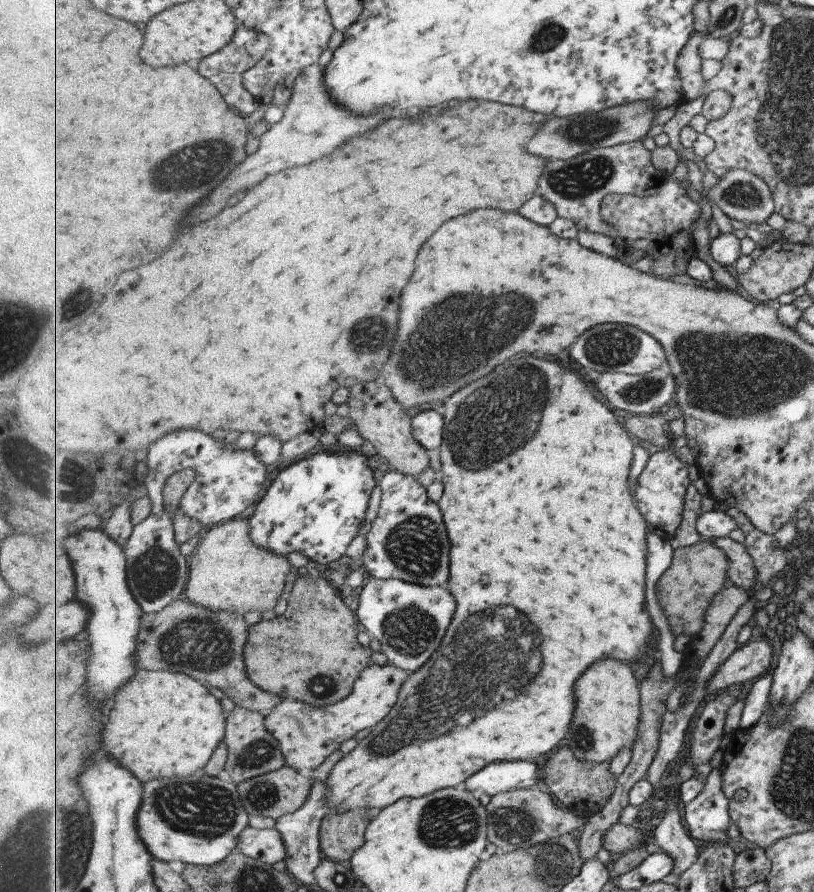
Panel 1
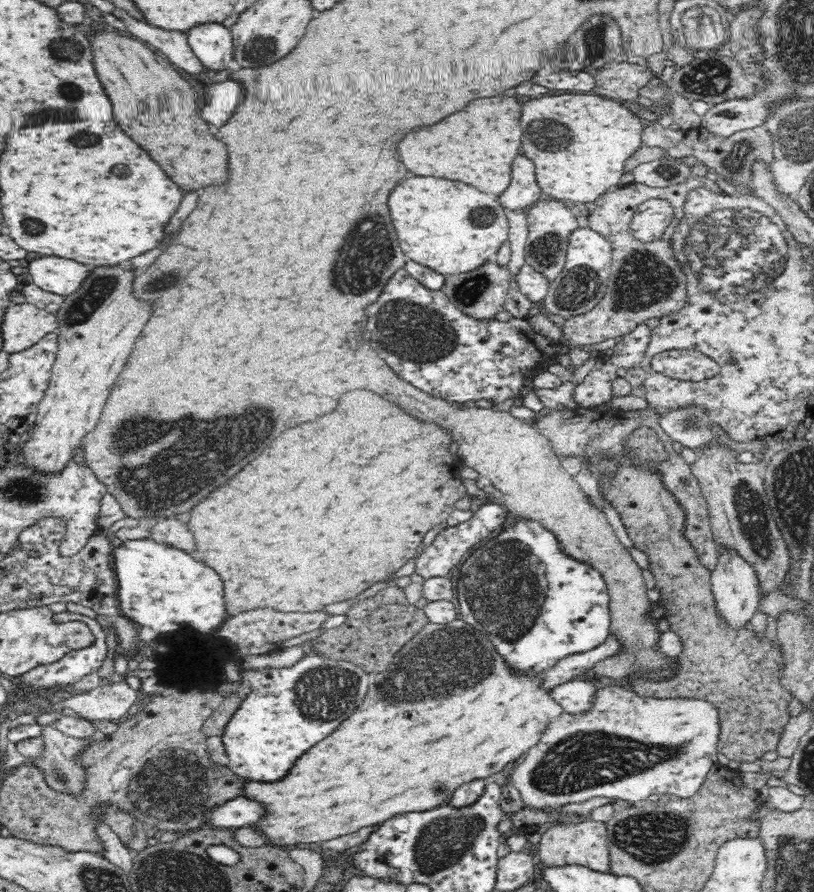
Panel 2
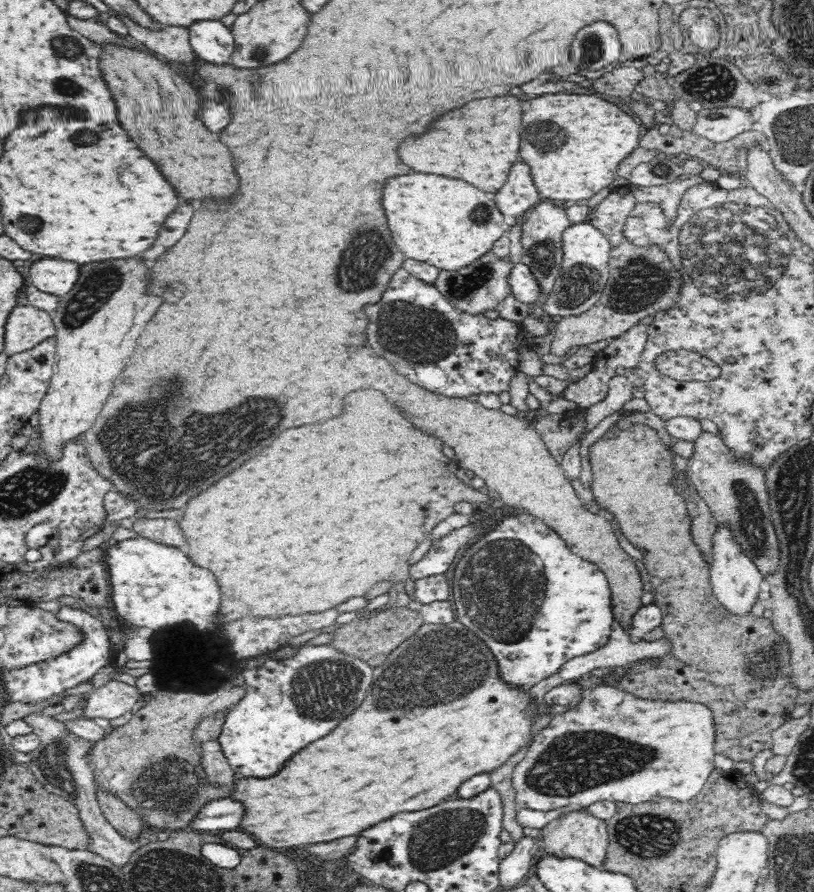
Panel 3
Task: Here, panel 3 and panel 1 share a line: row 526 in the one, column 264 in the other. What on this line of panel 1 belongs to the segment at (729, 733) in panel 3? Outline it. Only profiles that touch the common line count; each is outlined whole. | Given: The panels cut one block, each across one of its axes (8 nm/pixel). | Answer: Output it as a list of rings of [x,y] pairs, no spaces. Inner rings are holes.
[[[323,573],[318,578],[297,576],[290,592],[287,614],[275,618],[273,622],[261,622],[248,630],[248,644],[244,650],[244,659],[249,678],[262,689],[289,698],[326,707],[345,700],[354,689],[364,670],[371,664],[373,650],[361,646],[357,640],[359,620],[355,612],[345,604],[338,588],[327,580]]]

